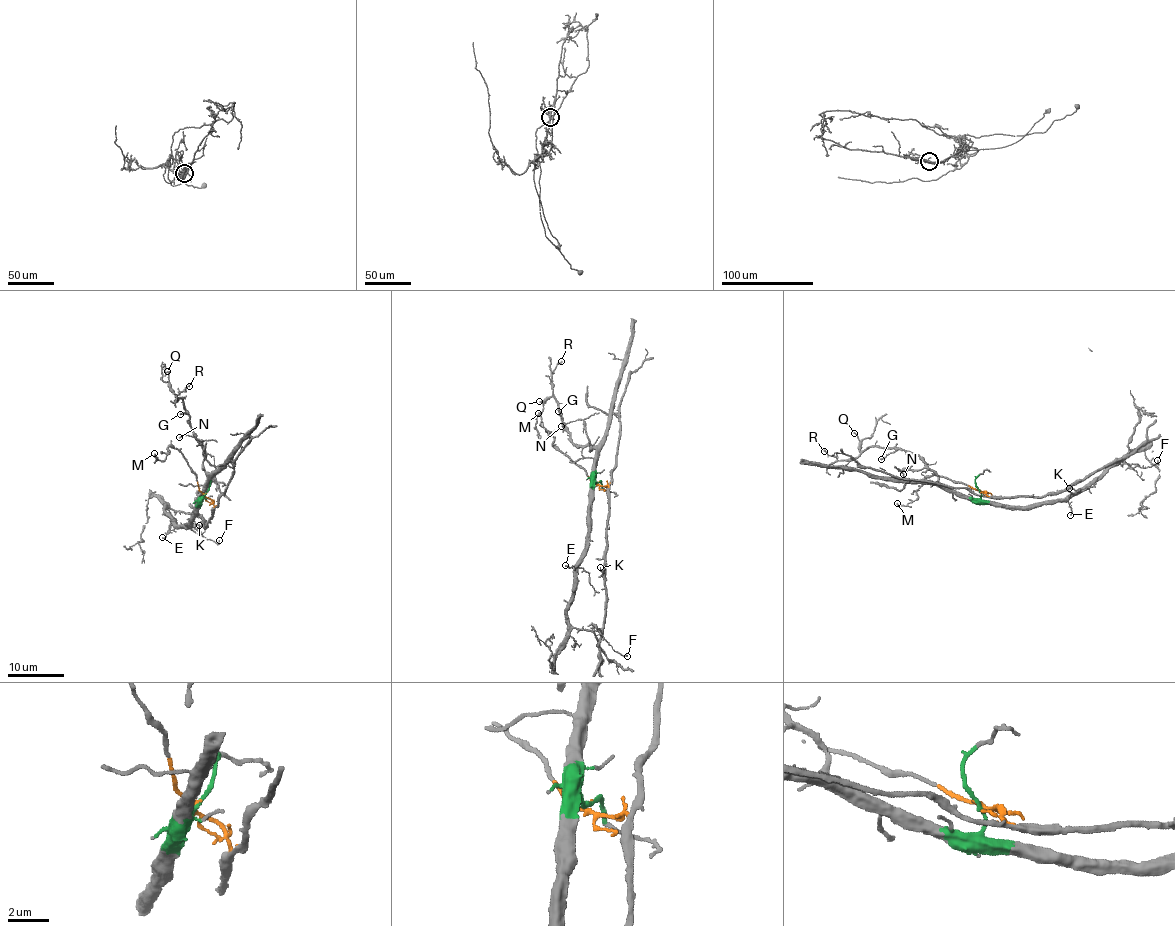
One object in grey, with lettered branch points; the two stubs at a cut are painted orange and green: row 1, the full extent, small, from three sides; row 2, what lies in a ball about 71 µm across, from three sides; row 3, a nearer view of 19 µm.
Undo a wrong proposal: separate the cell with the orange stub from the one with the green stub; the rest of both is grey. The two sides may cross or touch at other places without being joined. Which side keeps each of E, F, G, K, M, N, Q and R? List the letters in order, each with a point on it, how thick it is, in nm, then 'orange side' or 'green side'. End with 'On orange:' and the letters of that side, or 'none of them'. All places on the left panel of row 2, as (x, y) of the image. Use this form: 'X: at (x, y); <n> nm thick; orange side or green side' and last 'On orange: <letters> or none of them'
E: at (162, 537); 100 nm thick; green side
F: at (219, 540); 100 nm thick; green side
G: at (180, 414); 130 nm thick; green side
K: at (199, 525); 90 nm thick; orange side
M: at (154, 453); 140 nm thick; orange side
N: at (179, 437); 100 nm thick; green side
Q: at (167, 371); 140 nm thick; green side
R: at (189, 386); 130 nm thick; green side
On orange: K, M

